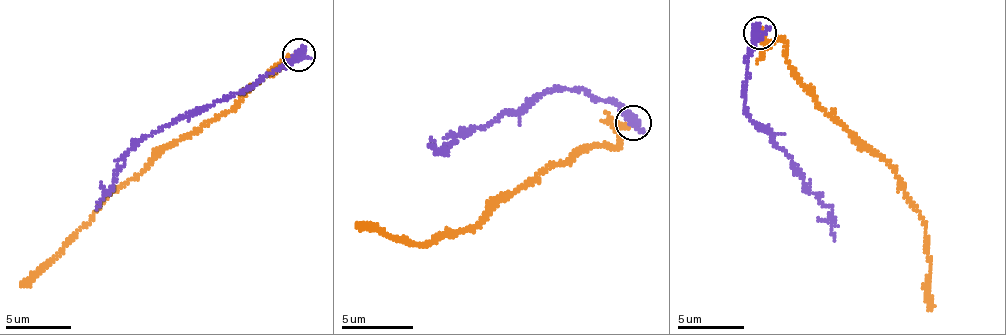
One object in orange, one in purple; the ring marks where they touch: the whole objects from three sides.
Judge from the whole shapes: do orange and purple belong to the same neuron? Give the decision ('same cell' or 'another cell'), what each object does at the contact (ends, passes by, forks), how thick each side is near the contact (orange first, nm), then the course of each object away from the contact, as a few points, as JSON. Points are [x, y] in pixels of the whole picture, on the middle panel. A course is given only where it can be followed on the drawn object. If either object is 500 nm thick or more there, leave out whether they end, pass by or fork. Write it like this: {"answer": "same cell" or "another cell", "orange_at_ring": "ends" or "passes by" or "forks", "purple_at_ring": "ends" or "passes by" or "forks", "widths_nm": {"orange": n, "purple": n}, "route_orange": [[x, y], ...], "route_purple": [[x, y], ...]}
{"answer": "another cell", "orange_at_ring": "ends", "purple_at_ring": "passes by", "widths_nm": {"orange": 240, "purple": 340}, "route_orange": [[632, 122], [618, 130], [614, 146], [590, 146], [550, 165], [504, 199], [480, 222], [420, 245], [357, 226]], "route_purple": [[632, 122], [615, 104], [582, 89], [561, 89], [454, 136], [444, 153], [428, 145]]}

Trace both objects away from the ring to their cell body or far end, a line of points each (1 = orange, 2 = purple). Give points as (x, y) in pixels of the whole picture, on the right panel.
1: (759, 32), (768, 40), (784, 42), (789, 64), (819, 107), (884, 157), (926, 227), (931, 310)
2: (759, 32), (748, 53), (742, 90), (744, 104), (806, 186), (832, 209), (834, 240)

